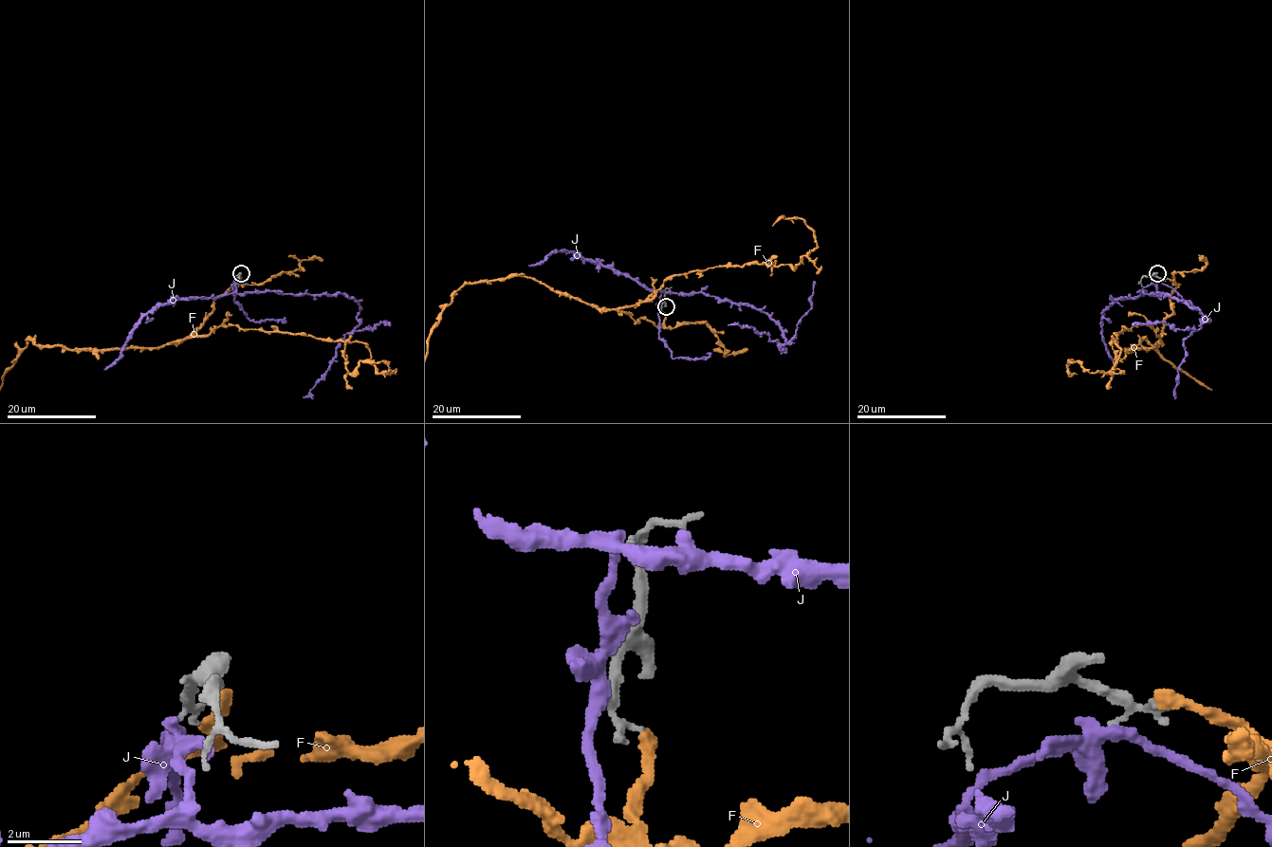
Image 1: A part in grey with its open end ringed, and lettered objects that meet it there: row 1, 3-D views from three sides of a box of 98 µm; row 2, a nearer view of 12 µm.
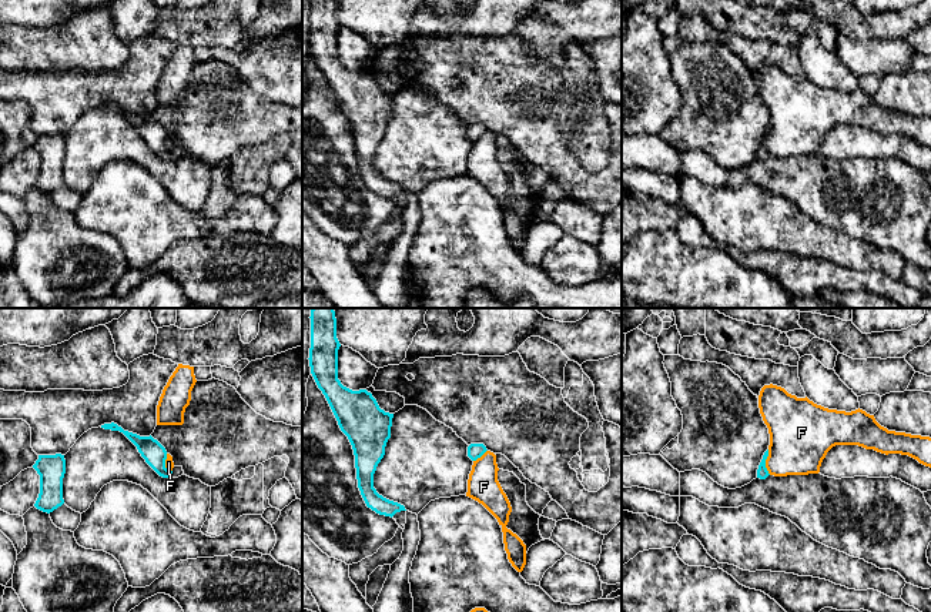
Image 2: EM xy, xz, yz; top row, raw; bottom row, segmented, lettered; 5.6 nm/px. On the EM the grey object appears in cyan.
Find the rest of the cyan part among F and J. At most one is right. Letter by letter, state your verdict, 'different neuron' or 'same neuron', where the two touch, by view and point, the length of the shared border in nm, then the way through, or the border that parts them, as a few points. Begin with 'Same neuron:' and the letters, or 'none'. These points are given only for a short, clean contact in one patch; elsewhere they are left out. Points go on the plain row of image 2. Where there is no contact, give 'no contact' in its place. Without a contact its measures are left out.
Same neuron: none
F: different neuron; contact yz (764, 143); length 140 nm; border yz (767, 130), (766, 150), (770, 154)
J: different neuron; no contact

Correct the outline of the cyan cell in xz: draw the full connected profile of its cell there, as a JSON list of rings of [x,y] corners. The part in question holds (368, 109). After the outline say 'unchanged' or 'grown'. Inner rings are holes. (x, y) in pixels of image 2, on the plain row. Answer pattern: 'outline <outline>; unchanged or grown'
outline [[[311,0],[308,39],[311,54],[325,76],[341,111],[352,126],[358,168],[366,187],[392,198],[396,193],[406,190],[376,173],[374,154],[385,136],[394,94],[381,90],[366,70],[352,71],[341,64],[338,60],[339,27],[336,0]]]; unchanged

